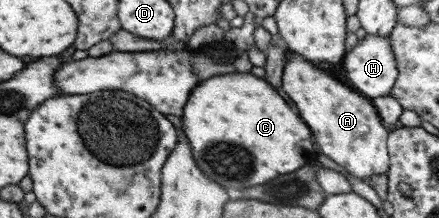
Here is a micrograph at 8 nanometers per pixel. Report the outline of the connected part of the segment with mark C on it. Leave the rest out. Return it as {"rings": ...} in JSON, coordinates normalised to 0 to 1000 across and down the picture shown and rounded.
{"rings":[[[533,326],[533,339],[501,339],[465,376],[456,372],[417,495],[417,569],[442,734],[446,752],[456,752],[451,771],[506,862],[556,872],[615,835],[638,798],[656,798],[688,771],[715,716],[706,587],[610,376],[574,339],[542,339]]]}

